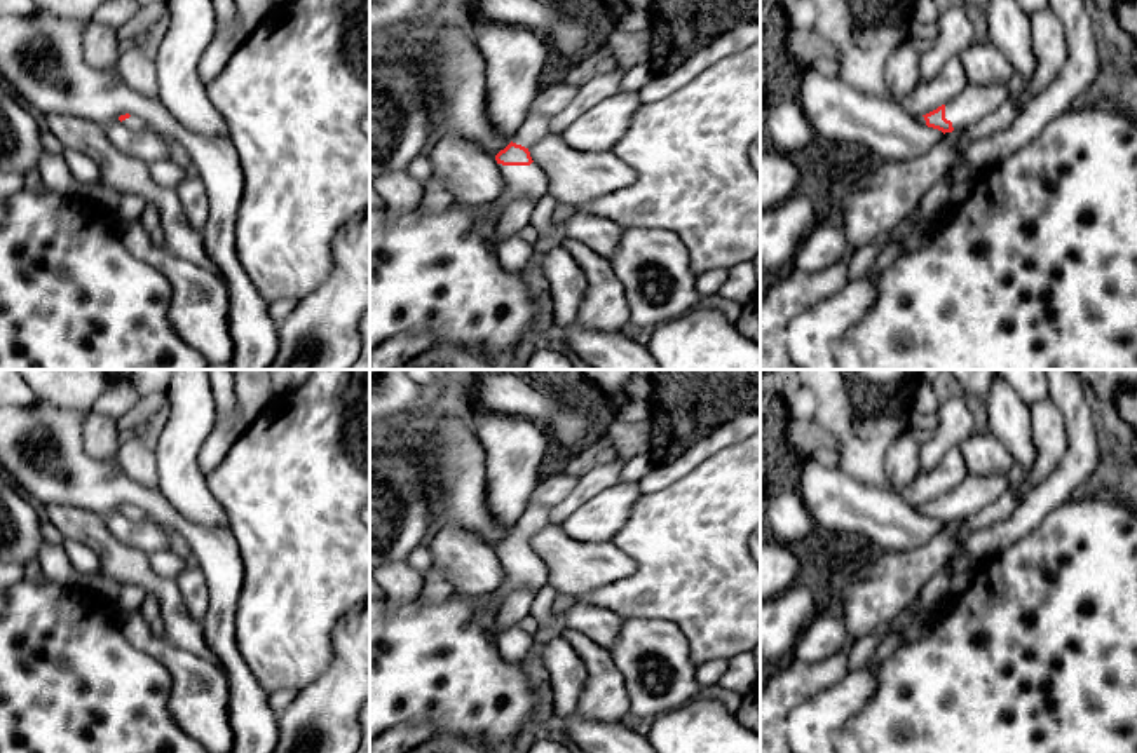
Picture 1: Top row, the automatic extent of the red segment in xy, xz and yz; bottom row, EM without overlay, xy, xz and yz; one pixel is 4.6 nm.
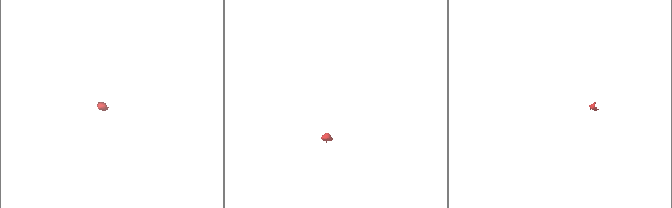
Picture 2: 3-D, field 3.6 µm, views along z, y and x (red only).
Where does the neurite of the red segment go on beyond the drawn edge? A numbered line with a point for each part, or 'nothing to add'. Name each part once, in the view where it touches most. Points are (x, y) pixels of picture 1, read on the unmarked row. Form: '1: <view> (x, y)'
1: xz (536, 518)
2: xz (518, 572)

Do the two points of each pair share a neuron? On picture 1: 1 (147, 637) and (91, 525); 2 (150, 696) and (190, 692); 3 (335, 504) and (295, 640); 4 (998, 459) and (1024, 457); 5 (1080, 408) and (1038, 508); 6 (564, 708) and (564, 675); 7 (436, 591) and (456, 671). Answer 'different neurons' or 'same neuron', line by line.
1: different neurons
2: different neurons
3: same neuron
4: different neurons
5: same neuron
6: same neuron
7: different neurons

